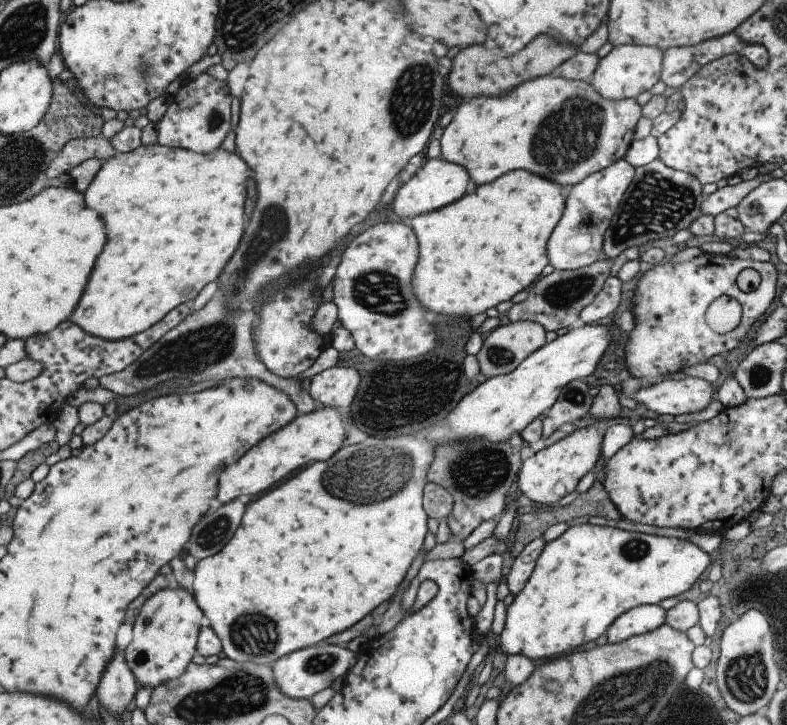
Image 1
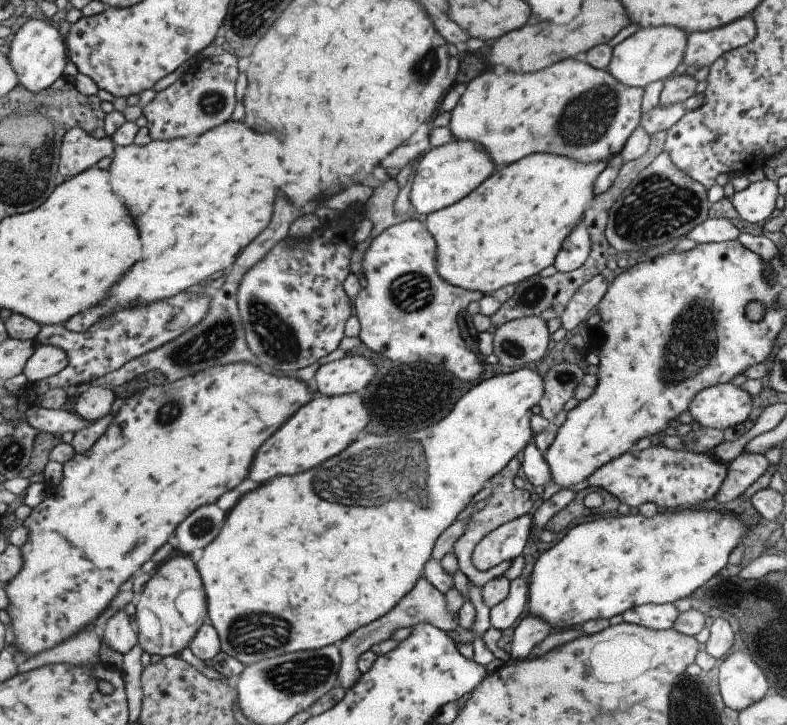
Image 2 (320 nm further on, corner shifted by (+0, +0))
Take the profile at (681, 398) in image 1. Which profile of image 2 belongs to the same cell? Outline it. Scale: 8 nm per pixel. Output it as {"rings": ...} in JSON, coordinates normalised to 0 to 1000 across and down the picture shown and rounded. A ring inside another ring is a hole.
{"rings":[[[929,528],[889,538],[875,556],[875,571],[891,589],[921,593],[943,585],[954,568],[954,545]]]}

